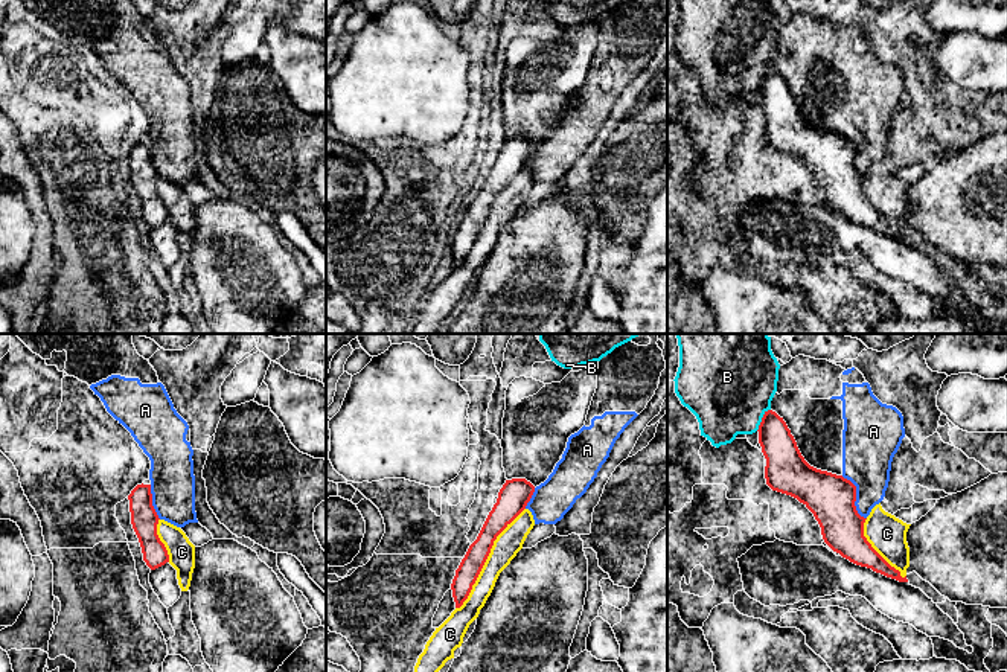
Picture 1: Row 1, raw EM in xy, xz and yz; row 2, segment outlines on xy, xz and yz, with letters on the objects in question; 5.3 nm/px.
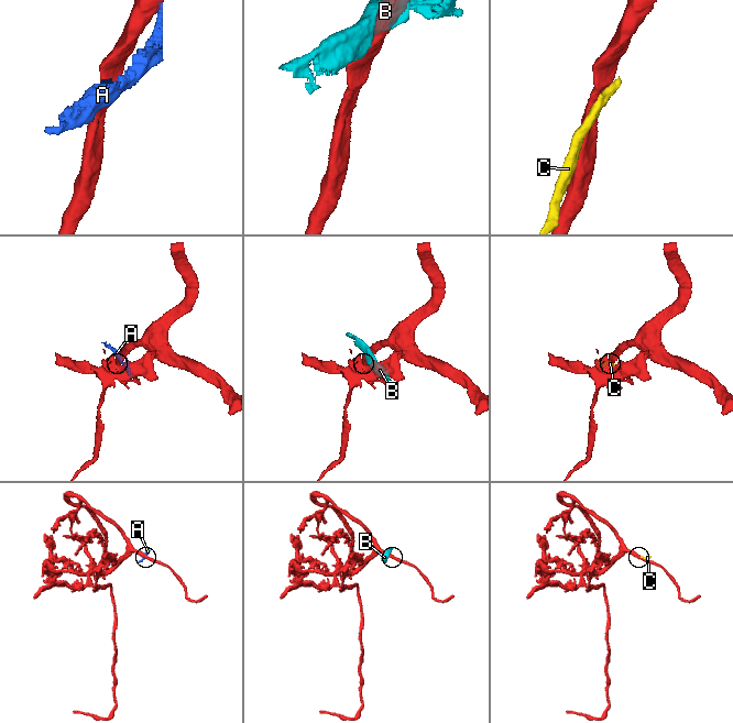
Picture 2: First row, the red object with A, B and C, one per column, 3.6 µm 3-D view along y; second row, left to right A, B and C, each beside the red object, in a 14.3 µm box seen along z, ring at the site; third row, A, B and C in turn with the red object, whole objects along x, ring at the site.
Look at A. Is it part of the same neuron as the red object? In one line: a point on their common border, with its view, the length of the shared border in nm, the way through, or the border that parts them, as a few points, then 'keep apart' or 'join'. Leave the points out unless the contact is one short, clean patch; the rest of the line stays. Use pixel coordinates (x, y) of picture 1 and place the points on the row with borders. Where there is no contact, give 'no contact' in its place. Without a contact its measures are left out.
contact yz (855, 497); length 260 nm; keep apart

